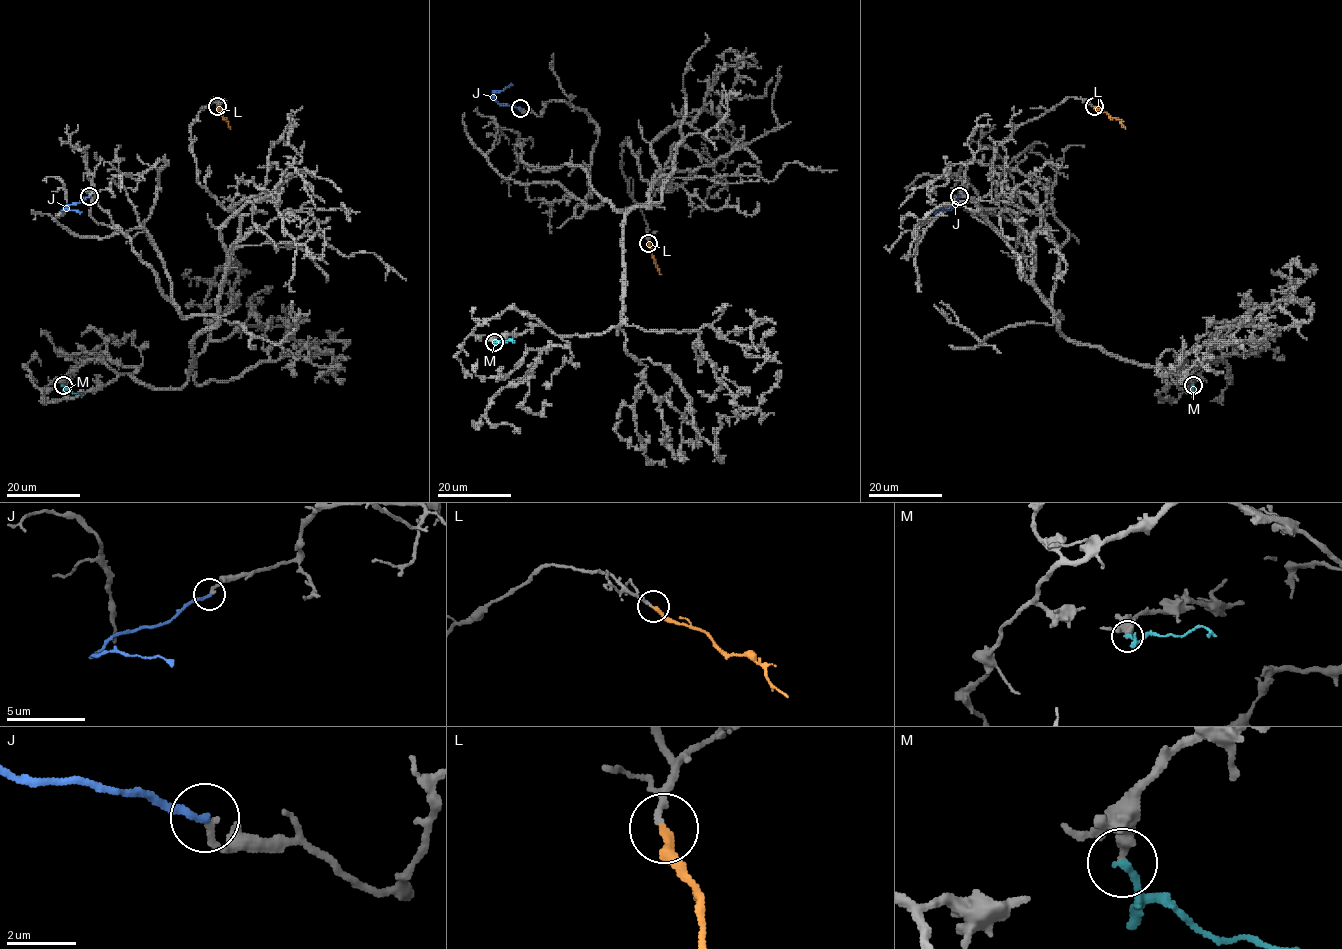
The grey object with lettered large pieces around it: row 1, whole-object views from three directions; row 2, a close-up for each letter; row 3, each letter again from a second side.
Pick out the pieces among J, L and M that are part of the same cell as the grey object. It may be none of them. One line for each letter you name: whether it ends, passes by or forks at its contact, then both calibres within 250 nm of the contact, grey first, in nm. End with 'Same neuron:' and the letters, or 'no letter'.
J: it ends | 200/220 nm
L: it ends | 190/260 nm
Same neuron: J, L

